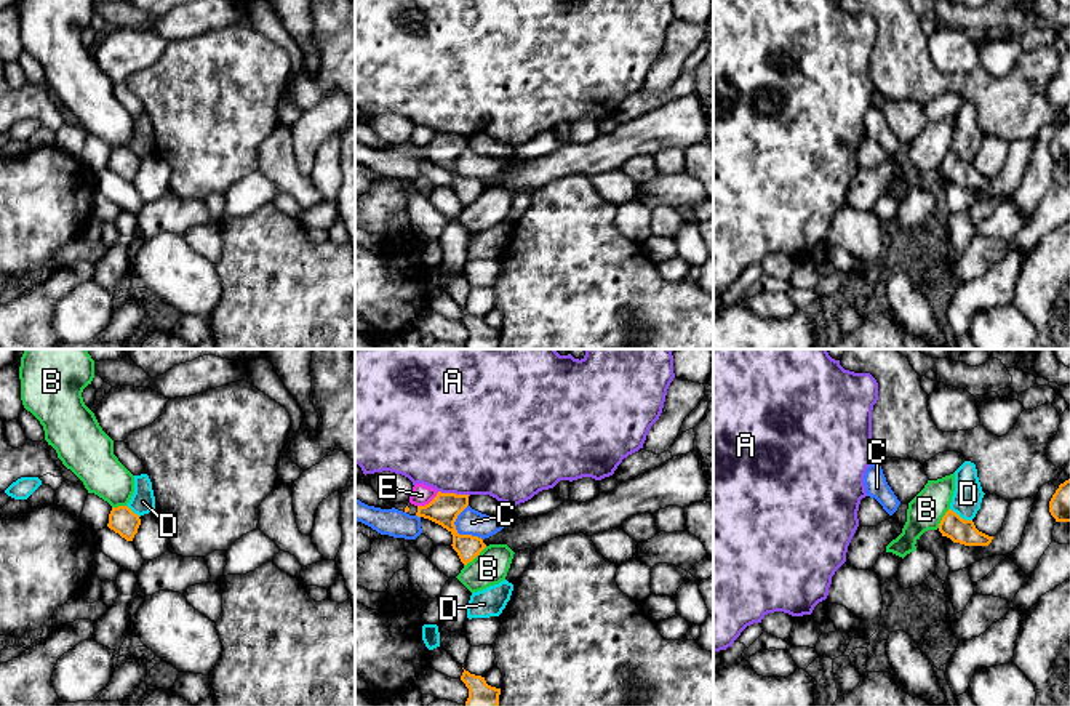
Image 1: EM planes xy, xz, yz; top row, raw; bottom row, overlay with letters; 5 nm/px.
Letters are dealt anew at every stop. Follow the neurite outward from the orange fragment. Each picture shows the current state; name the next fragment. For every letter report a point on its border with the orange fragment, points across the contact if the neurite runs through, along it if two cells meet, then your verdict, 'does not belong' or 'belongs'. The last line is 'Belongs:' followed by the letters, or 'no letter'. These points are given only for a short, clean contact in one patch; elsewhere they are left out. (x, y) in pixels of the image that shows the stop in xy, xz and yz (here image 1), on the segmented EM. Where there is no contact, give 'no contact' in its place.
A: xz (455, 493) | does not belong
B: xz (475, 556) | does not belong
C: xz (456, 530) | does not belong
D: yz (960, 517) | along yz (950, 508), (971, 521) | does not belong
E: xz (429, 503) | does not belong
Belongs: no letter

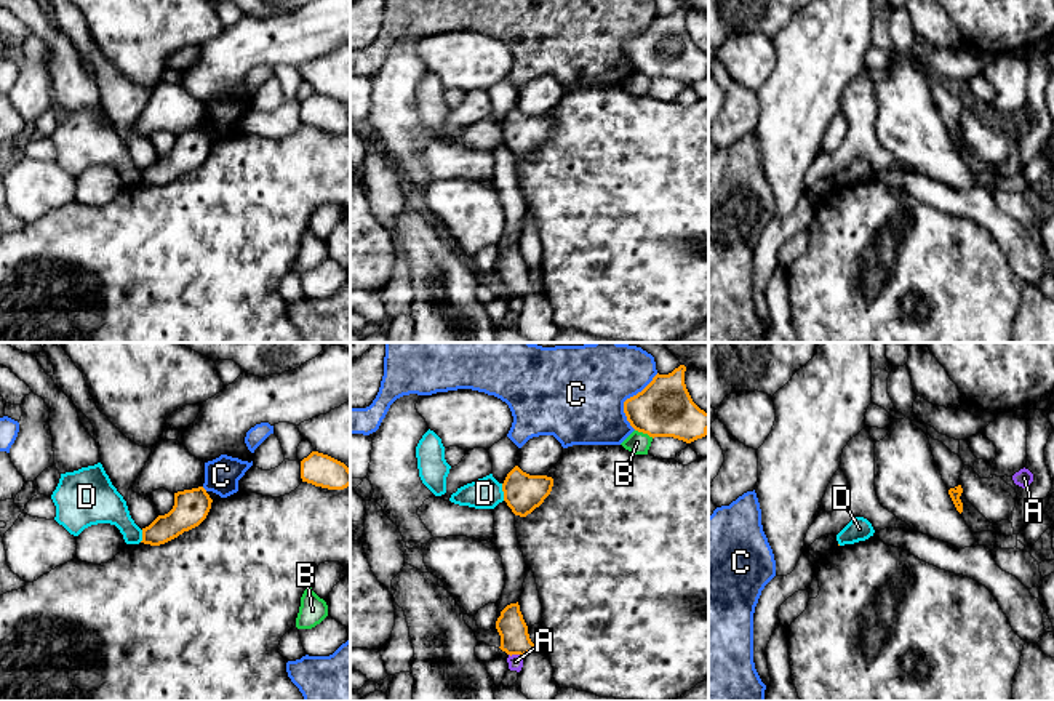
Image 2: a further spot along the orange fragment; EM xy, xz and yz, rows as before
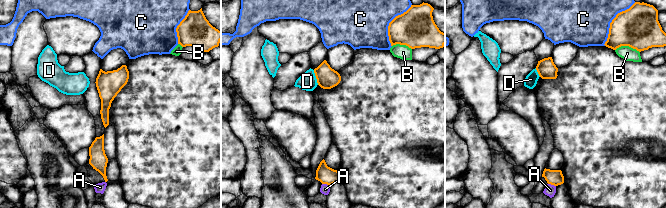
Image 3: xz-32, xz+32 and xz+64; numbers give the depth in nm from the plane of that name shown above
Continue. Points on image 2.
A: xz (515, 653) | does not belong
B: xz (645, 432) | does not belong
C: xz (627, 399) | does not belong
D: xz (503, 490) | along xz (501, 484), (504, 500) | does not belong
Belongs: no letter

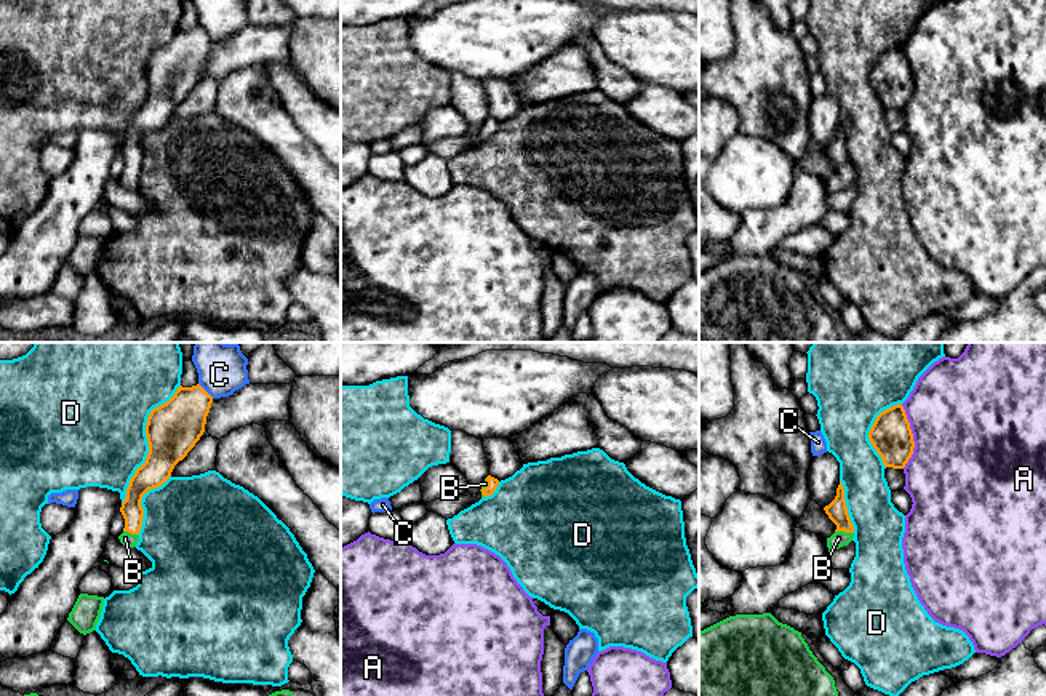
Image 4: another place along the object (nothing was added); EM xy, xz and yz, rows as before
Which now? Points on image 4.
A: yz (912, 437) | does not belong
B: yz (845, 532) | across yz (837, 511), (845, 532), (838, 538) | belongs
C: xy (205, 391) | does not belong
D: xy (147, 442) | does not belong
Belongs: B

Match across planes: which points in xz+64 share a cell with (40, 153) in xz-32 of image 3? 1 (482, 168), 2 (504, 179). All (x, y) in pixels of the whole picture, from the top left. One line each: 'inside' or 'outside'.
1: outside
2: inside

